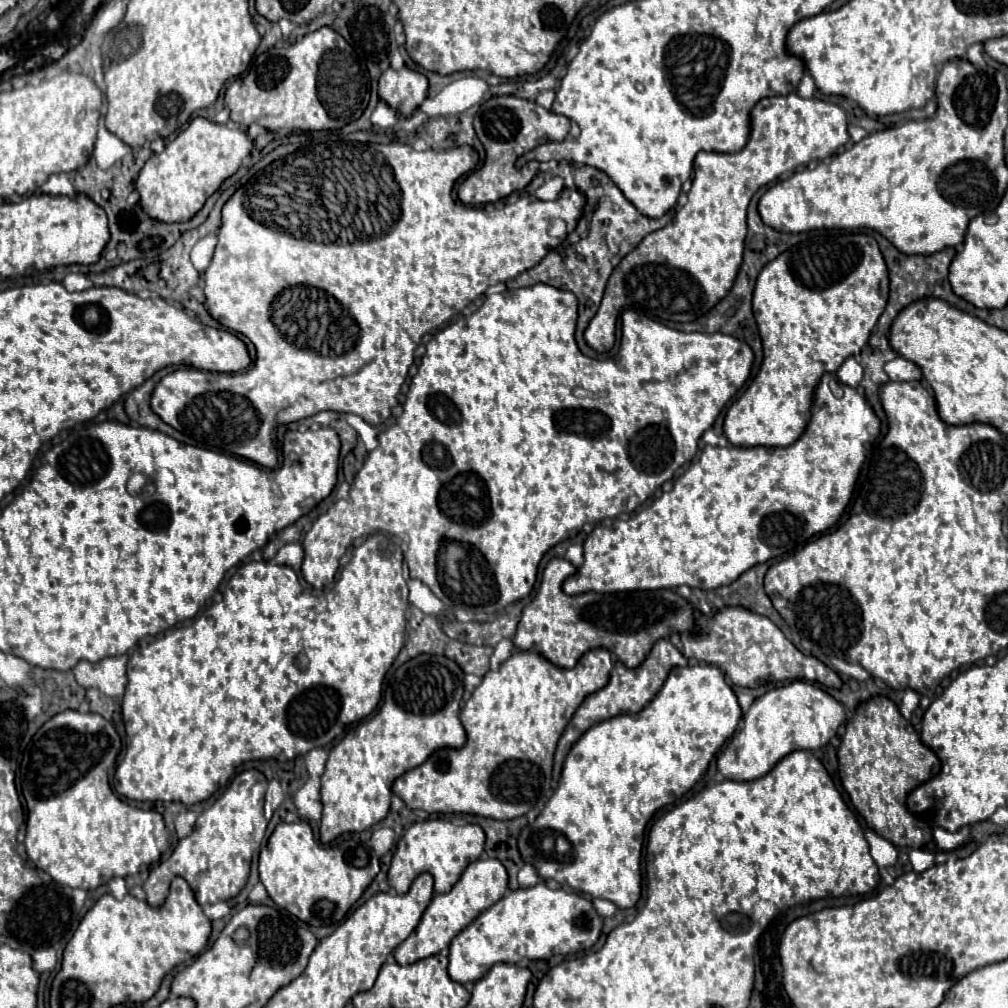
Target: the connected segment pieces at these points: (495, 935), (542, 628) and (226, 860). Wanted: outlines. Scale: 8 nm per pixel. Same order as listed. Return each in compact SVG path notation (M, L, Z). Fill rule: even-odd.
M538 883L528 889L516 889L510 895L502 897L490 909L482 911L466 929L462 929L450 943L448 953L448 975L452 981L468 983L478 981L494 963L520 963L522 959L548 959L552 955L572 955L578 951L590 949L602 933L602 917L596 913L590 899L566 891L566 889L550 889L546 883Z
M552 559L544 573L538 593L532 603L524 607L518 631L514 635L514 645L518 649L542 653L548 661L558 667L574 667L578 659L590 649L610 649L618 659L634 669L646 659L652 645L658 639L668 639L672 633L696 633L698 625L694 621L694 605L690 599L678 595L672 589L660 591L632 591L632 593L582 593L566 595L562 583L574 573L574 565L566 559Z
M256 769L242 771L232 779L226 793L218 797L214 805L196 819L192 835L180 839L170 859L160 862L158 867L150 871L150 877L142 885L150 907L160 907L164 903L170 889L170 881L176 875L188 881L200 905L228 901L242 891L242 887L248 881L252 855L259 852L268 825L262 811L264 805L262 787L266 787L266 783L268 783L266 777Z

